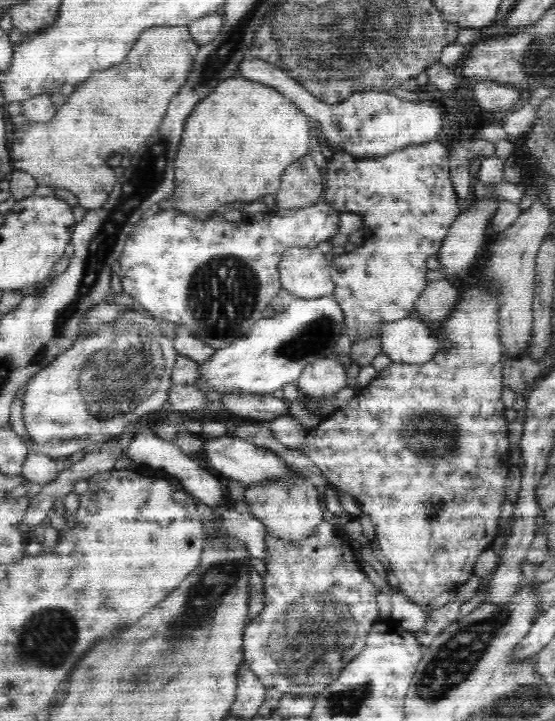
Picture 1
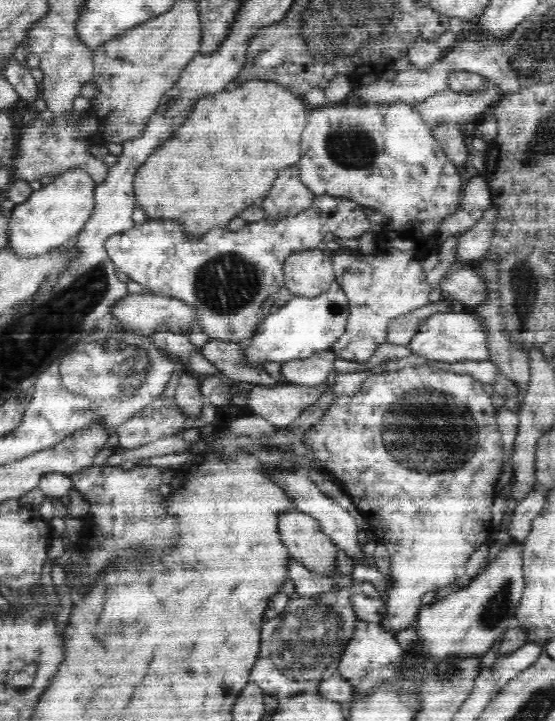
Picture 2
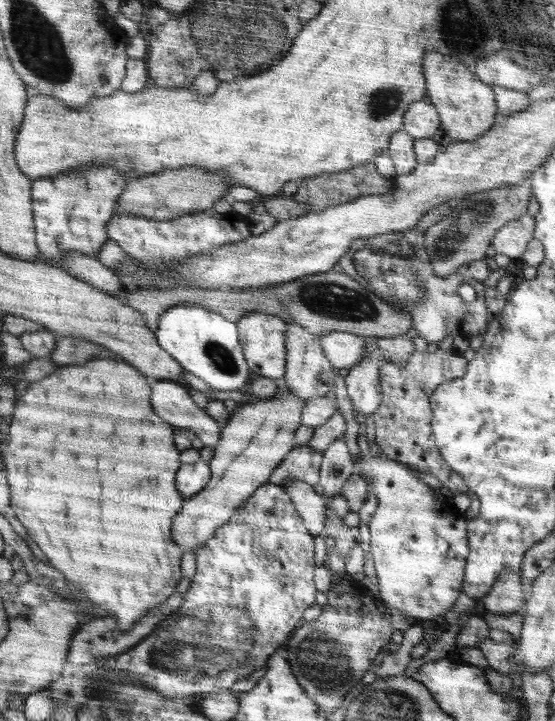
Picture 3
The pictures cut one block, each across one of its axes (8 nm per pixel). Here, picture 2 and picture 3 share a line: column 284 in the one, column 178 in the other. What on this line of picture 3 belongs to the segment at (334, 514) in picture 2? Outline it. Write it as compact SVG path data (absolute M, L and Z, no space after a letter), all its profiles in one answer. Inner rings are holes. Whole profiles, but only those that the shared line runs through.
M188 448L184 451L184 464L180 474L176 474L176 482L180 482L180 490L184 490L183 498L194 497L206 488L211 480L210 462L200 458L200 451Z

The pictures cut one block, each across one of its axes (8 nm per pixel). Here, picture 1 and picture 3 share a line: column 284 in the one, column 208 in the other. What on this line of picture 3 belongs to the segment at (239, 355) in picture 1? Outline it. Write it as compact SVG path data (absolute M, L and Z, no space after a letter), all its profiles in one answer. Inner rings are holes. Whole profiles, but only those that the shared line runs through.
M178 303L162 313L157 320L158 330L154 332L158 343L172 355L188 372L204 380L213 390L246 390L253 372L245 359L246 354L239 339L238 323L224 318L216 311L209 311L200 305Z

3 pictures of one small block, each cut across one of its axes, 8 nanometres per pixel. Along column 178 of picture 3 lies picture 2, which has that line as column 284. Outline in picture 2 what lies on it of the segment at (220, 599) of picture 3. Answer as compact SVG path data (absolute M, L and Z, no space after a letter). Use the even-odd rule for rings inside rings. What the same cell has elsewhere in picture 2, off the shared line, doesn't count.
M354 584L350 588L330 590L318 596L299 596L291 590L291 600L284 612L274 619L278 622L266 622L266 626L262 626L258 662L250 672L252 681L265 694L285 699L303 691L315 691L322 680L334 676L354 624L360 621L351 610L353 588Z

